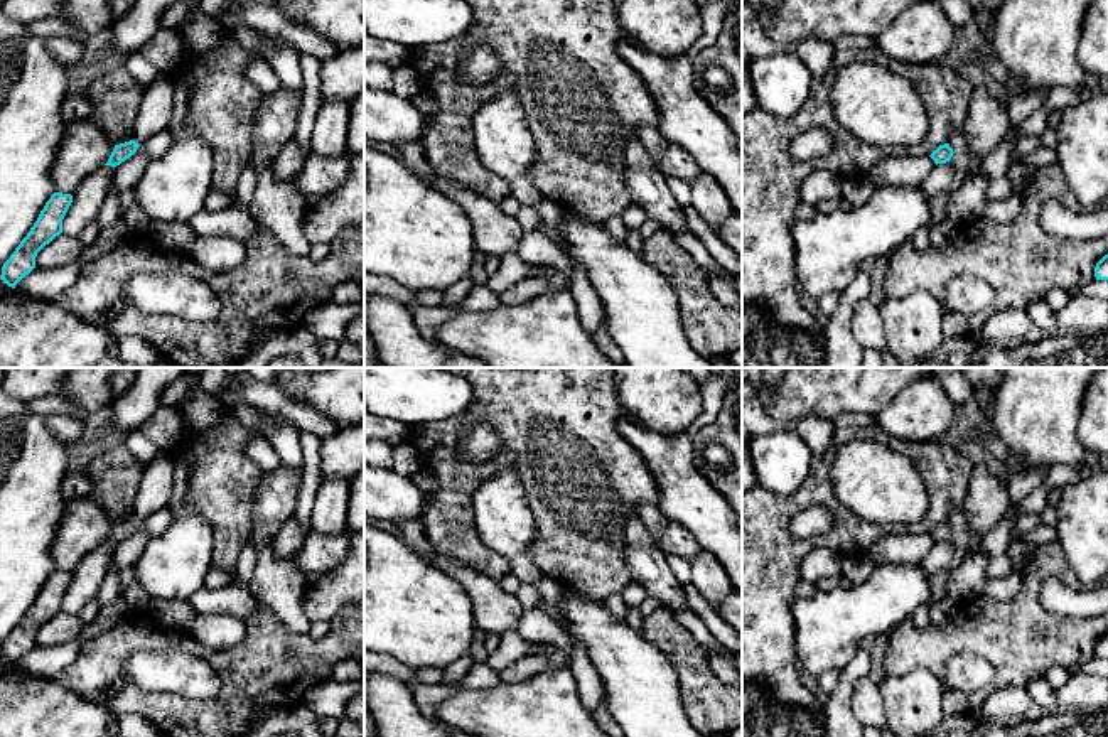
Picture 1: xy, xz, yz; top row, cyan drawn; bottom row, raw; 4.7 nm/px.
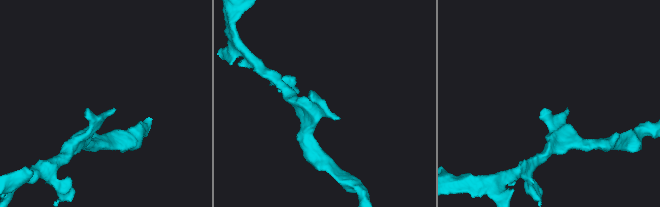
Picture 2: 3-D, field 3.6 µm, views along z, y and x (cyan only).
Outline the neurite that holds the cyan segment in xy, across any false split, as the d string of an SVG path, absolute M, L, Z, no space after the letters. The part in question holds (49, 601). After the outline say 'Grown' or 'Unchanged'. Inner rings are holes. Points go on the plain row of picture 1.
M54 570L37 599L2 644L0 658L15 663L35 646L37 631L62 611L62 597L73 580L71 572Z. Unchanged

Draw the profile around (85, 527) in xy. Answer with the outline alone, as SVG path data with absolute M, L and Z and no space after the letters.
M88 498L69 501L51 557L57 570L74 572L110 536L115 521Z

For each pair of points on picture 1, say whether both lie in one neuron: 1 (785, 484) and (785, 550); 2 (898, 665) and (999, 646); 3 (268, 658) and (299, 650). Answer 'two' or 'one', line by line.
1: two
2: one
3: one

